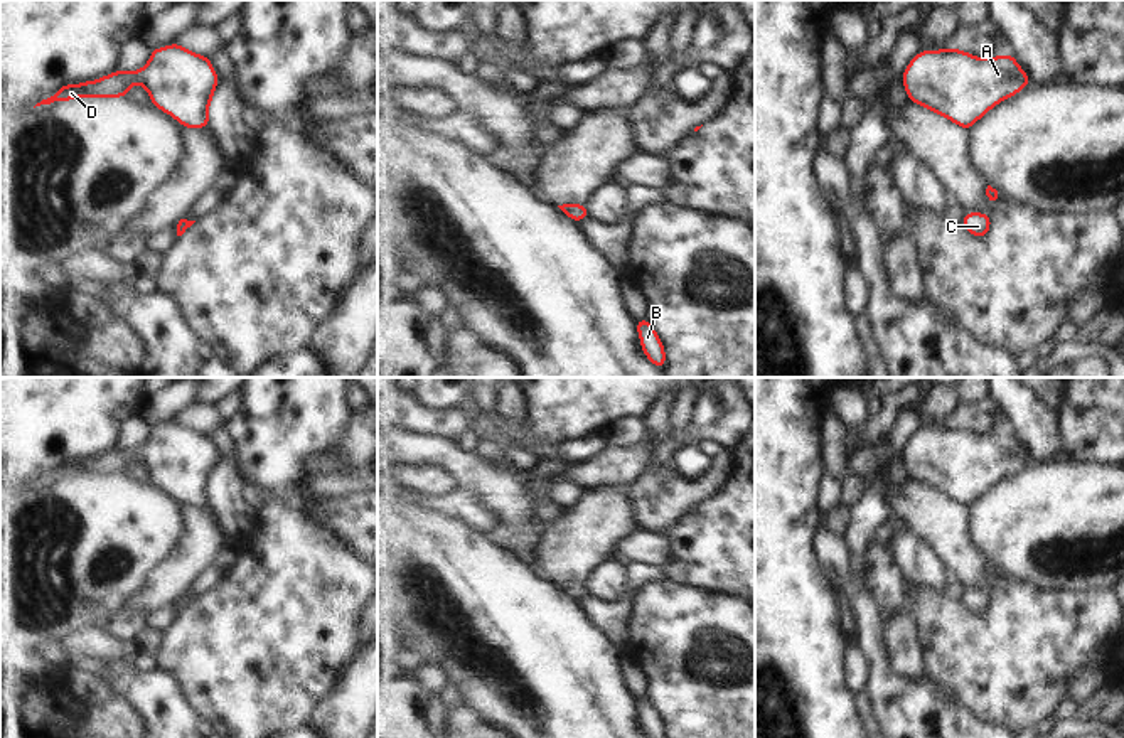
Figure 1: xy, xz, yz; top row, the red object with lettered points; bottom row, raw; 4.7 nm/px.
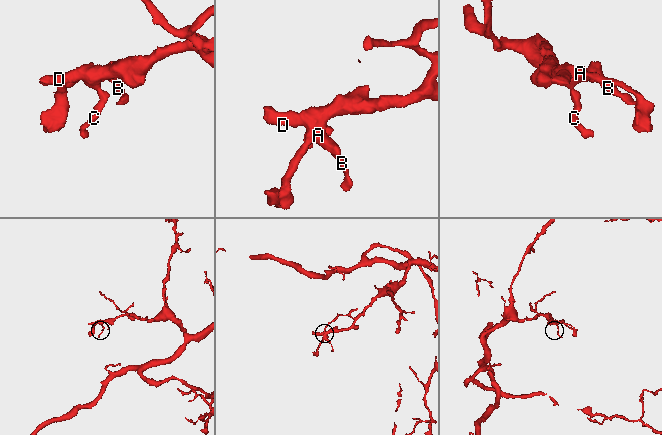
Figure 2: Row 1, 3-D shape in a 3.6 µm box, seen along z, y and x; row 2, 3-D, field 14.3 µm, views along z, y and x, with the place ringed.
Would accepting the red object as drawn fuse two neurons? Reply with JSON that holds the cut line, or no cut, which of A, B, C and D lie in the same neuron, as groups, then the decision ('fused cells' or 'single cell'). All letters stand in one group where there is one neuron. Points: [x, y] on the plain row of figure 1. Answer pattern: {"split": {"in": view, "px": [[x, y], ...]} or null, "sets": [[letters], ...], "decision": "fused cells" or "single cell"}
{"split": null, "sets": [["A", "B", "C", "D"]], "decision": "single cell"}

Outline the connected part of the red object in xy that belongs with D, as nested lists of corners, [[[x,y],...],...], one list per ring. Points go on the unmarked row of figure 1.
[[[180,421],[157,425],[140,448],[113,448],[96,458],[66,462],[35,484],[74,475],[121,475],[133,462],[142,462],[152,482],[170,492],[184,505],[207,505],[209,482],[219,460],[209,435]]]

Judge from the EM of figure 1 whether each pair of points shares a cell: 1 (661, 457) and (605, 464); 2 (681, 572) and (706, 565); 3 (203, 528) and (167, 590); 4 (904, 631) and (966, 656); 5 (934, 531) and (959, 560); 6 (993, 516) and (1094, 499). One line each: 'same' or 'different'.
1: different
2: same
3: same
4: different
5: same
6: same

